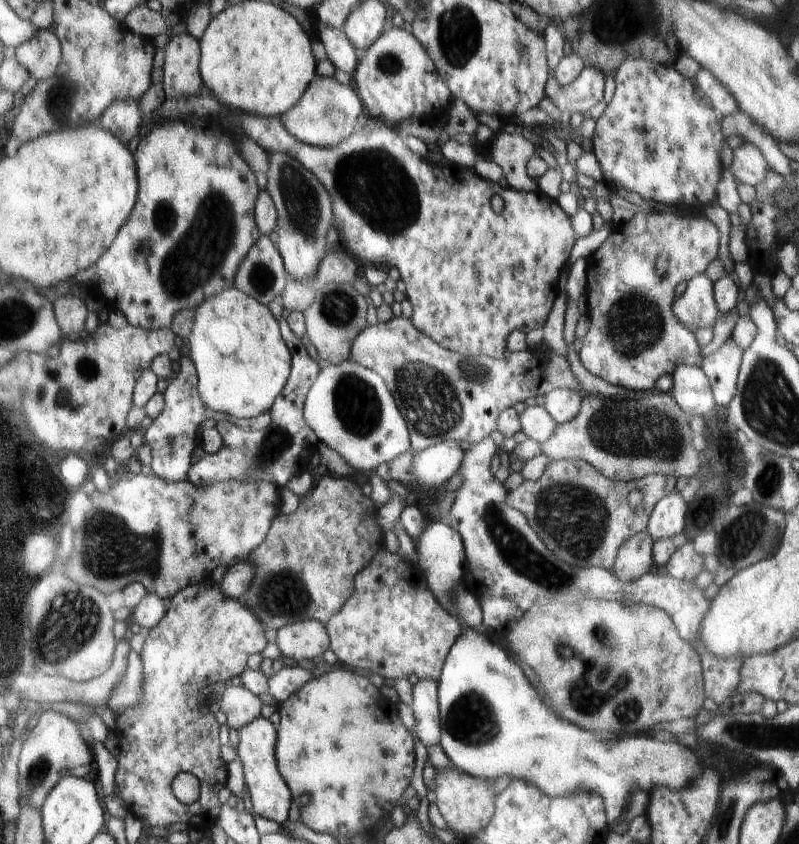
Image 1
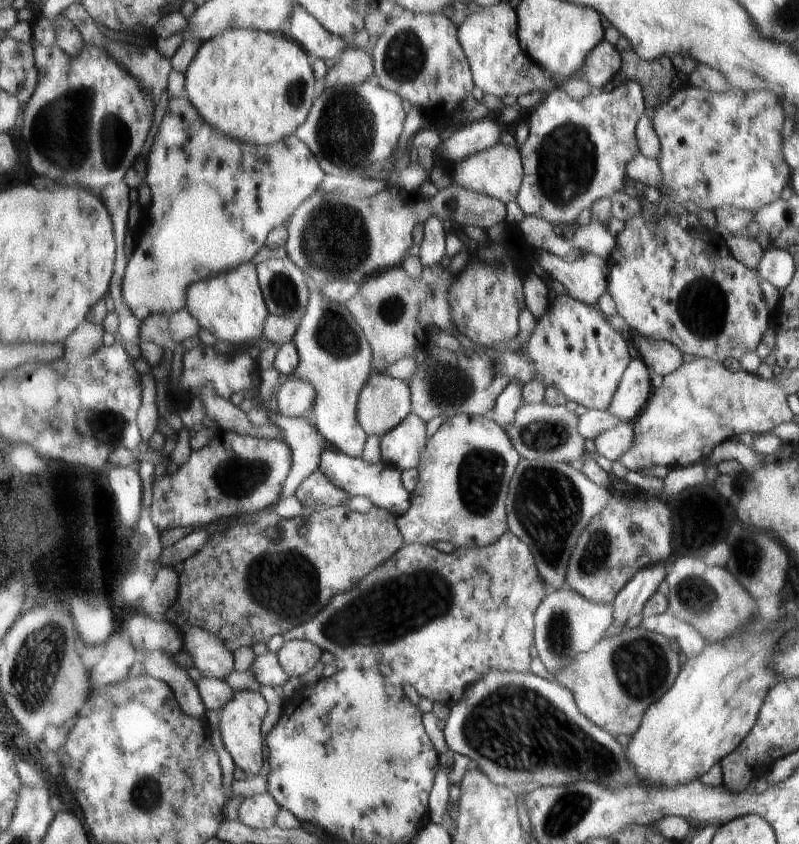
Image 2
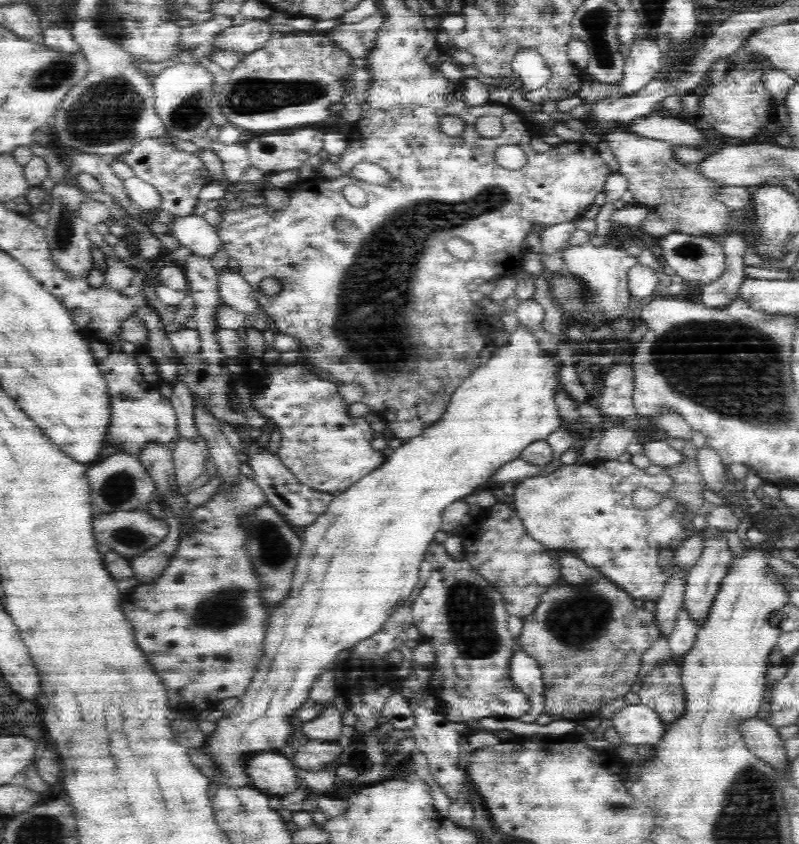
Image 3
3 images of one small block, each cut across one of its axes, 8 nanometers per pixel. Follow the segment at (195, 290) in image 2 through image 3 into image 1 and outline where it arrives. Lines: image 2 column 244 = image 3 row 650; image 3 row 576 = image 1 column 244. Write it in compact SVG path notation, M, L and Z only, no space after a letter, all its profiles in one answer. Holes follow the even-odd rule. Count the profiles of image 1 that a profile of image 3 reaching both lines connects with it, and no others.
M236 287L222 291L222 294L210 298L206 304L197 308L197 319L191 336L192 358L197 364L199 374L199 391L206 406L212 410L228 413L238 420L253 420L271 410L275 398L282 392L282 388L291 373L291 354L285 340L280 336L278 322L270 314L270 310L256 302L241 289ZM220 324L232 324L232 338L228 342L234 342L234 354L228 354L220 350L220 342L214 340L214 334L218 332Z

